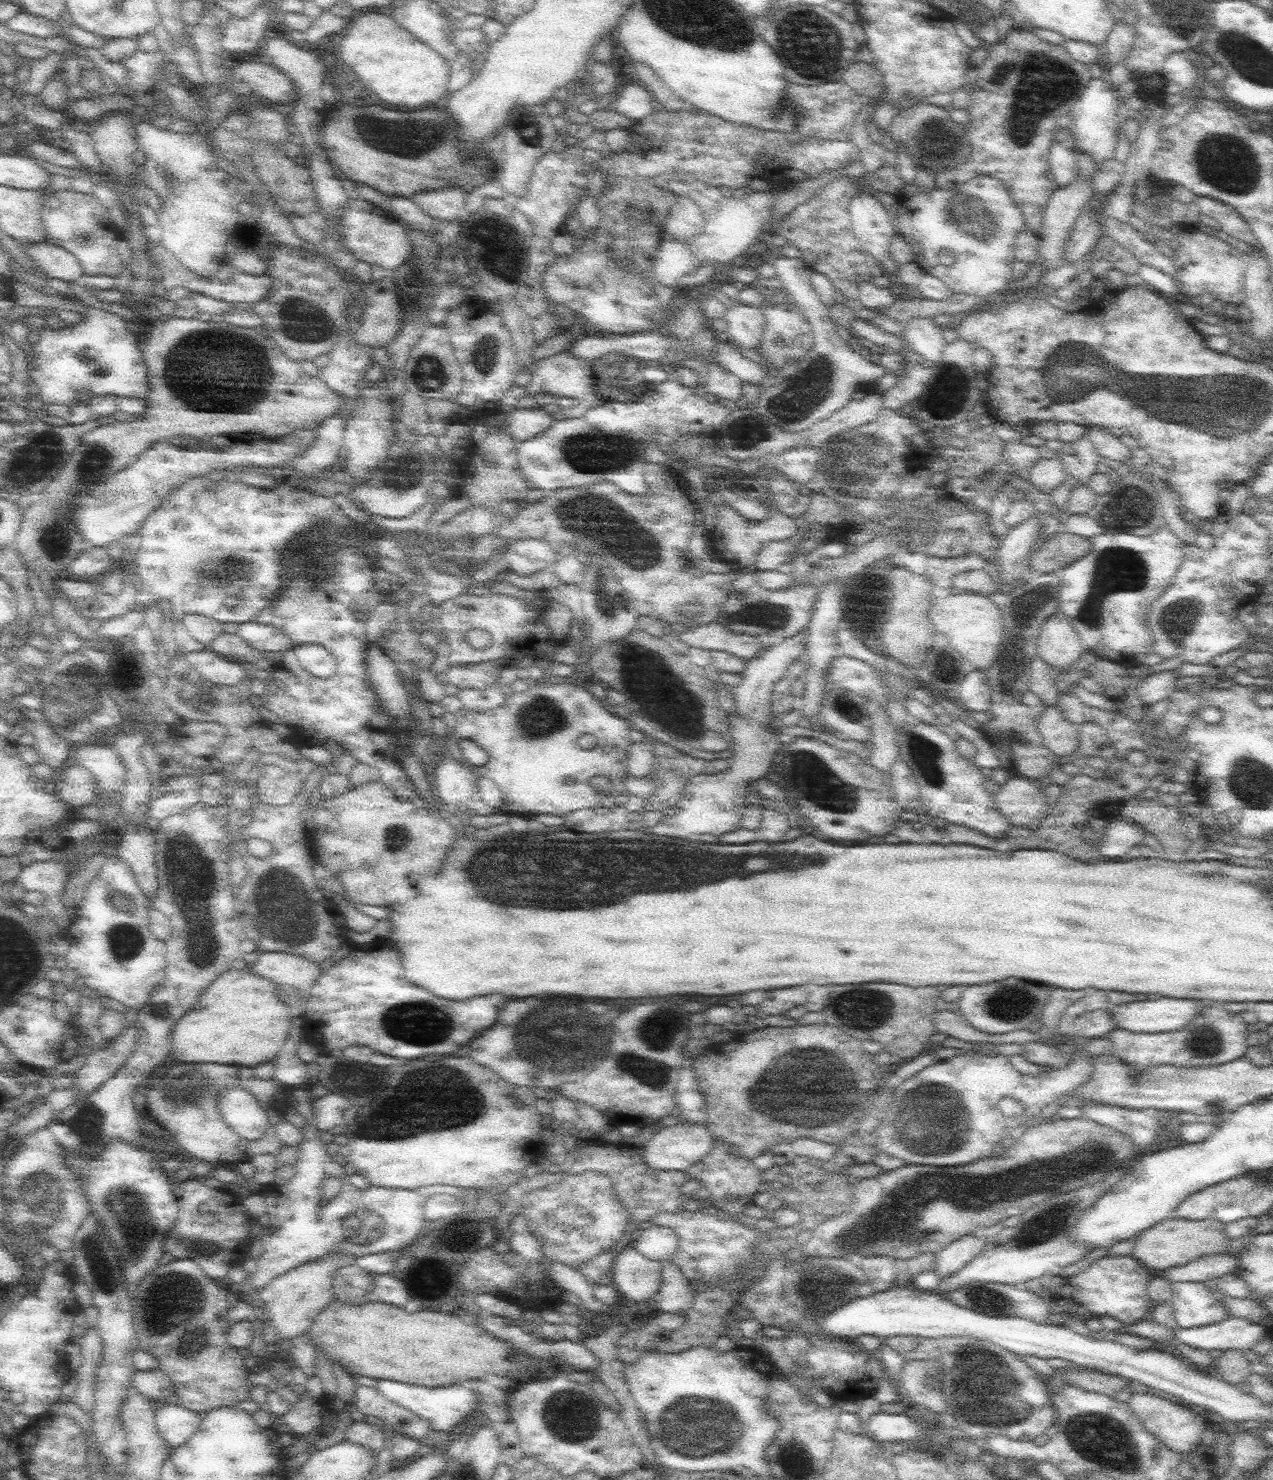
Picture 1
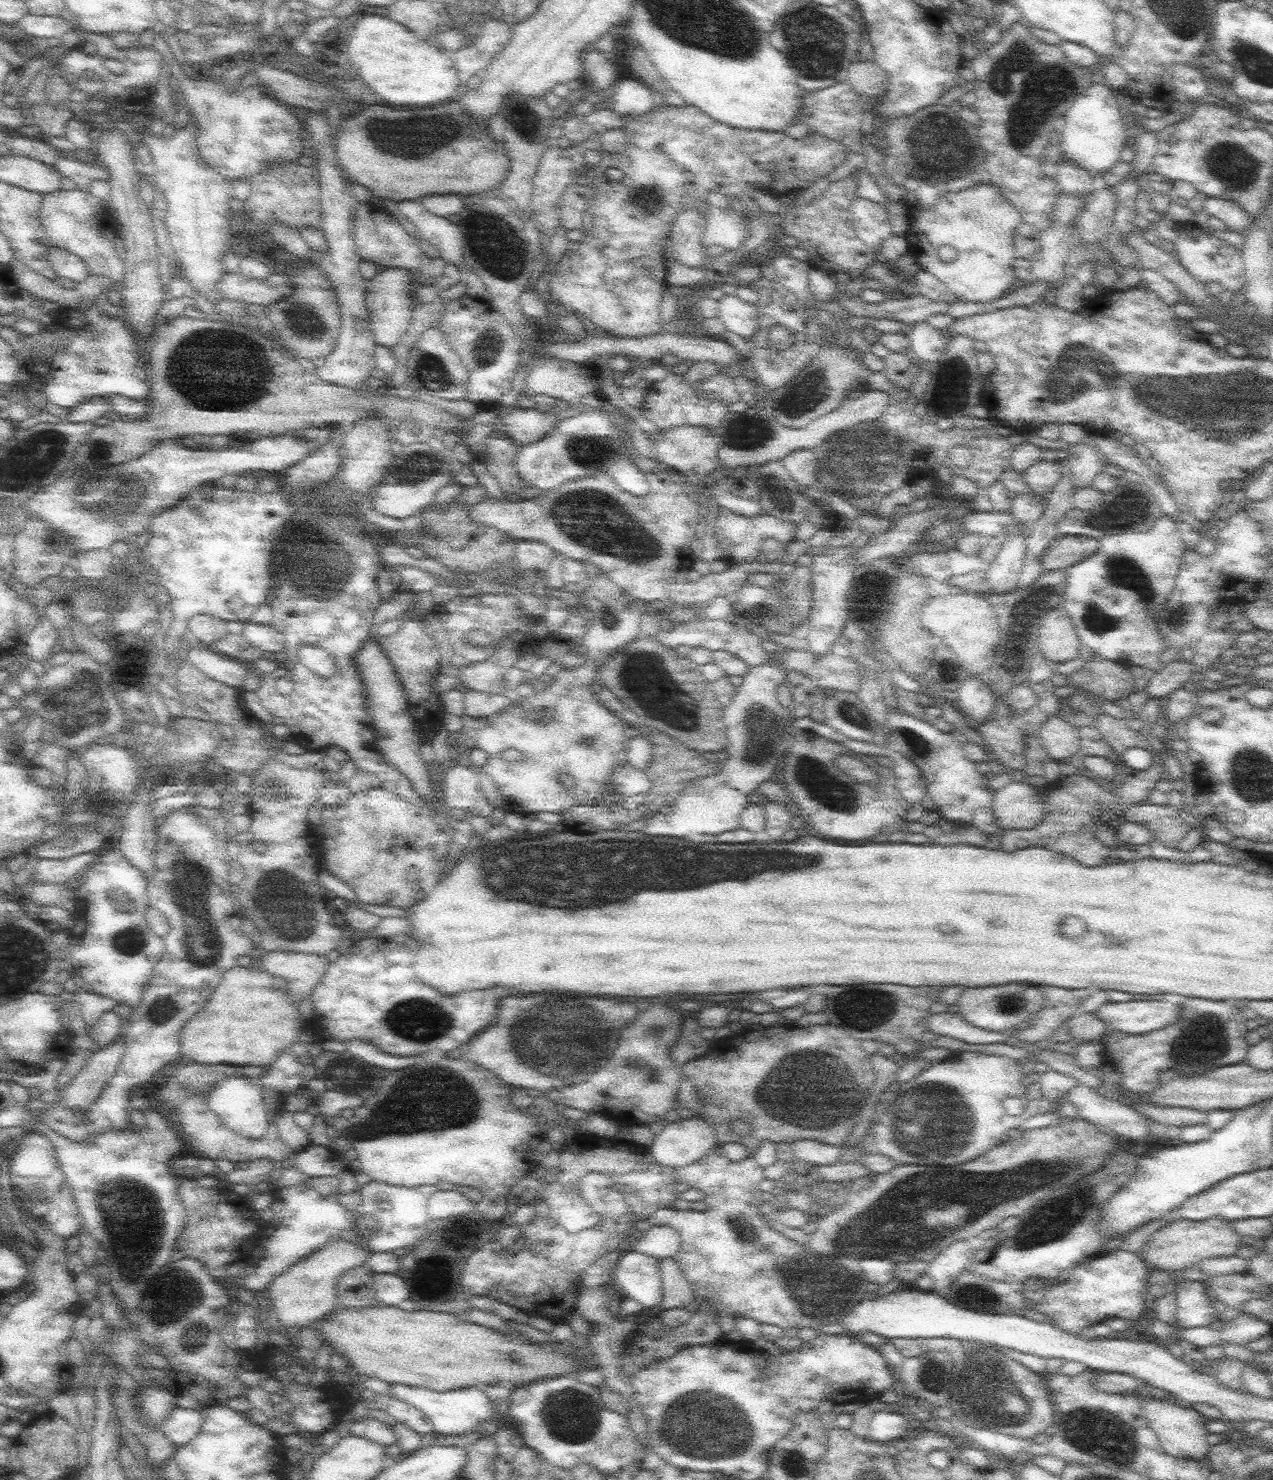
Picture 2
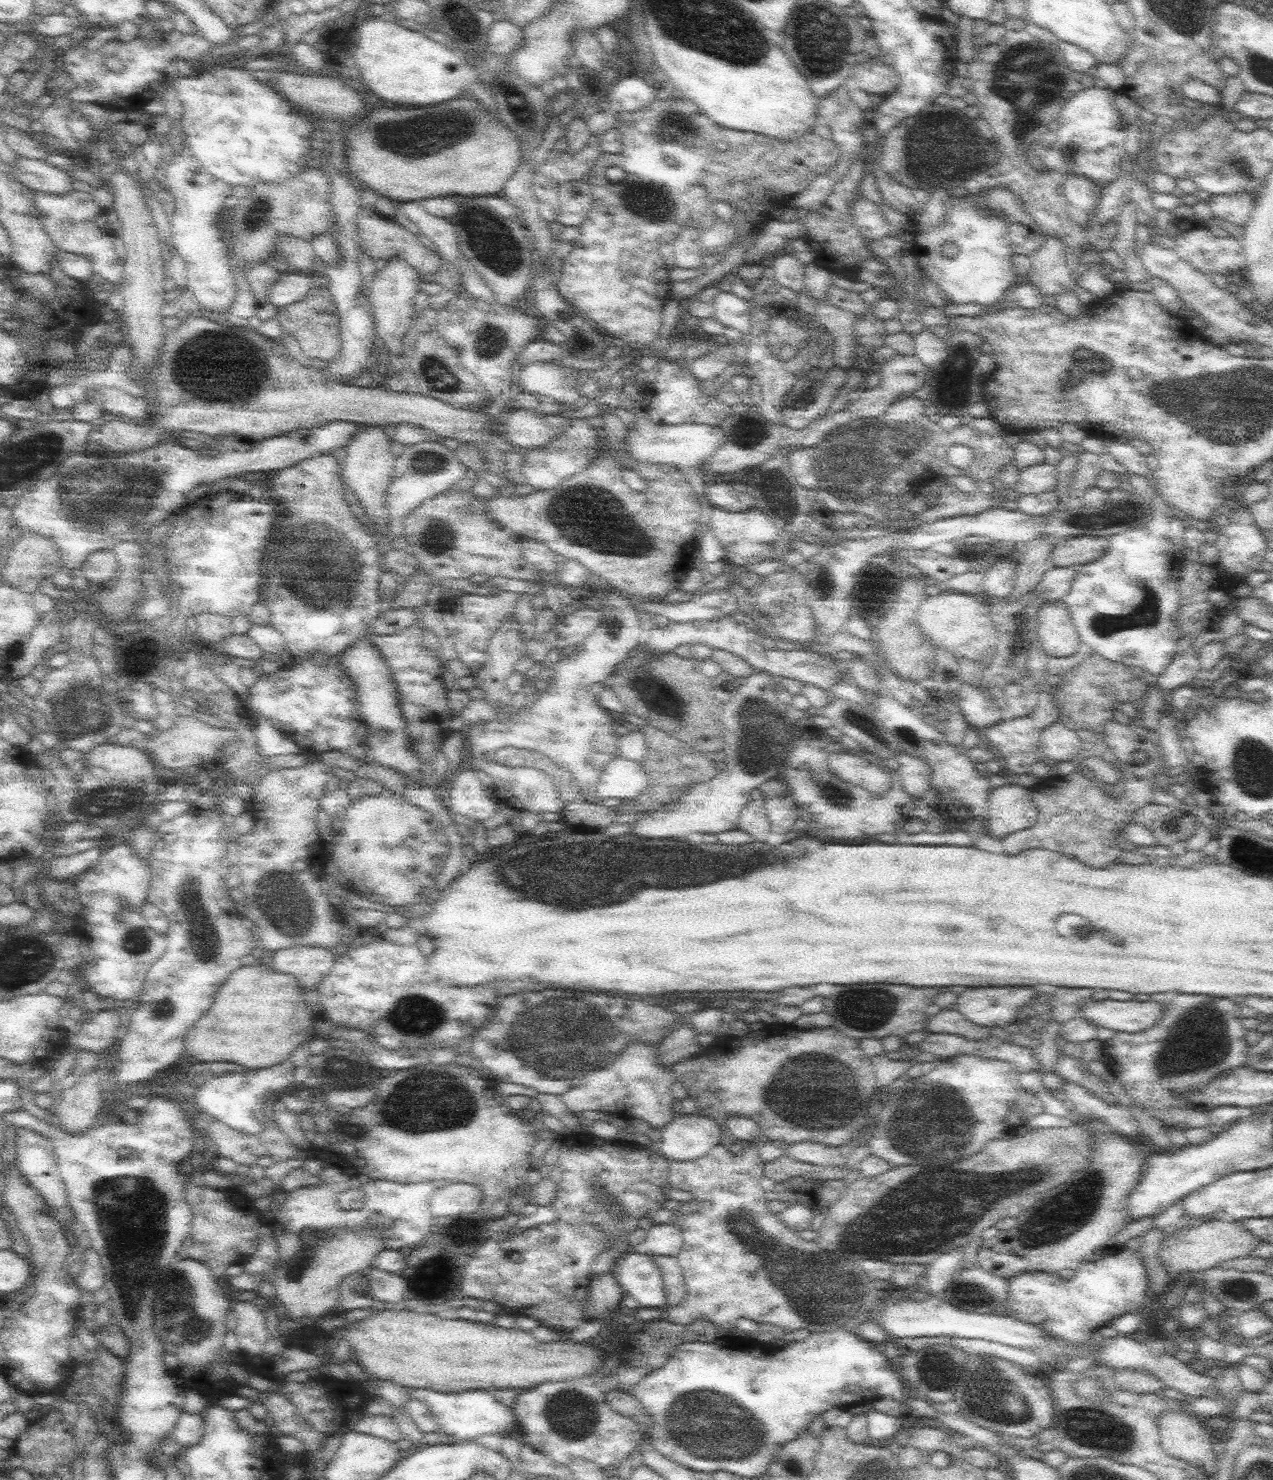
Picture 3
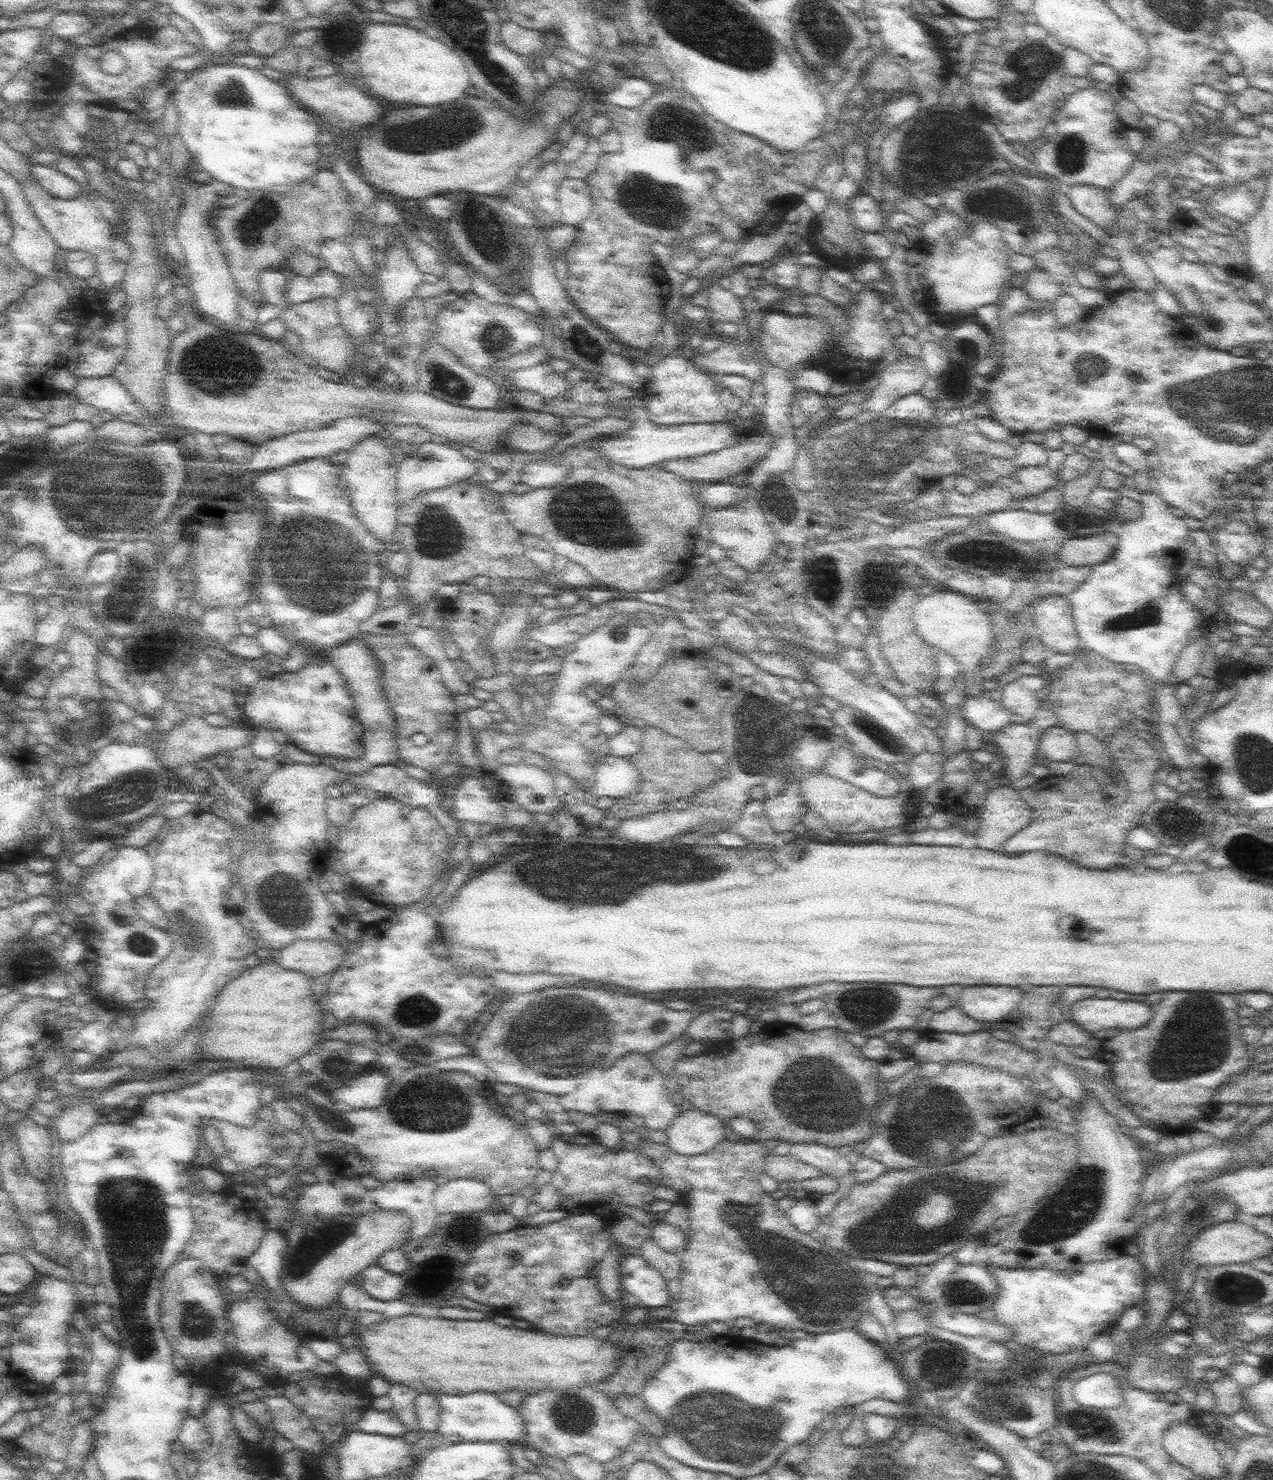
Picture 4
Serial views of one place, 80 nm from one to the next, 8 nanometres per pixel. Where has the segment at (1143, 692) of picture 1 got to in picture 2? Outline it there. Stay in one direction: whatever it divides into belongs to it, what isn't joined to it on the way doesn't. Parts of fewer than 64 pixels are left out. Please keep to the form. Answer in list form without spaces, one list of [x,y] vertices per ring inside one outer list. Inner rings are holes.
[[[1179,659],[1163,665],[1152,675],[1146,687],[1149,698],[1158,698],[1164,702],[1172,692],[1182,688],[1188,679],[1197,678],[1192,665],[1192,661],[1185,662]]]

